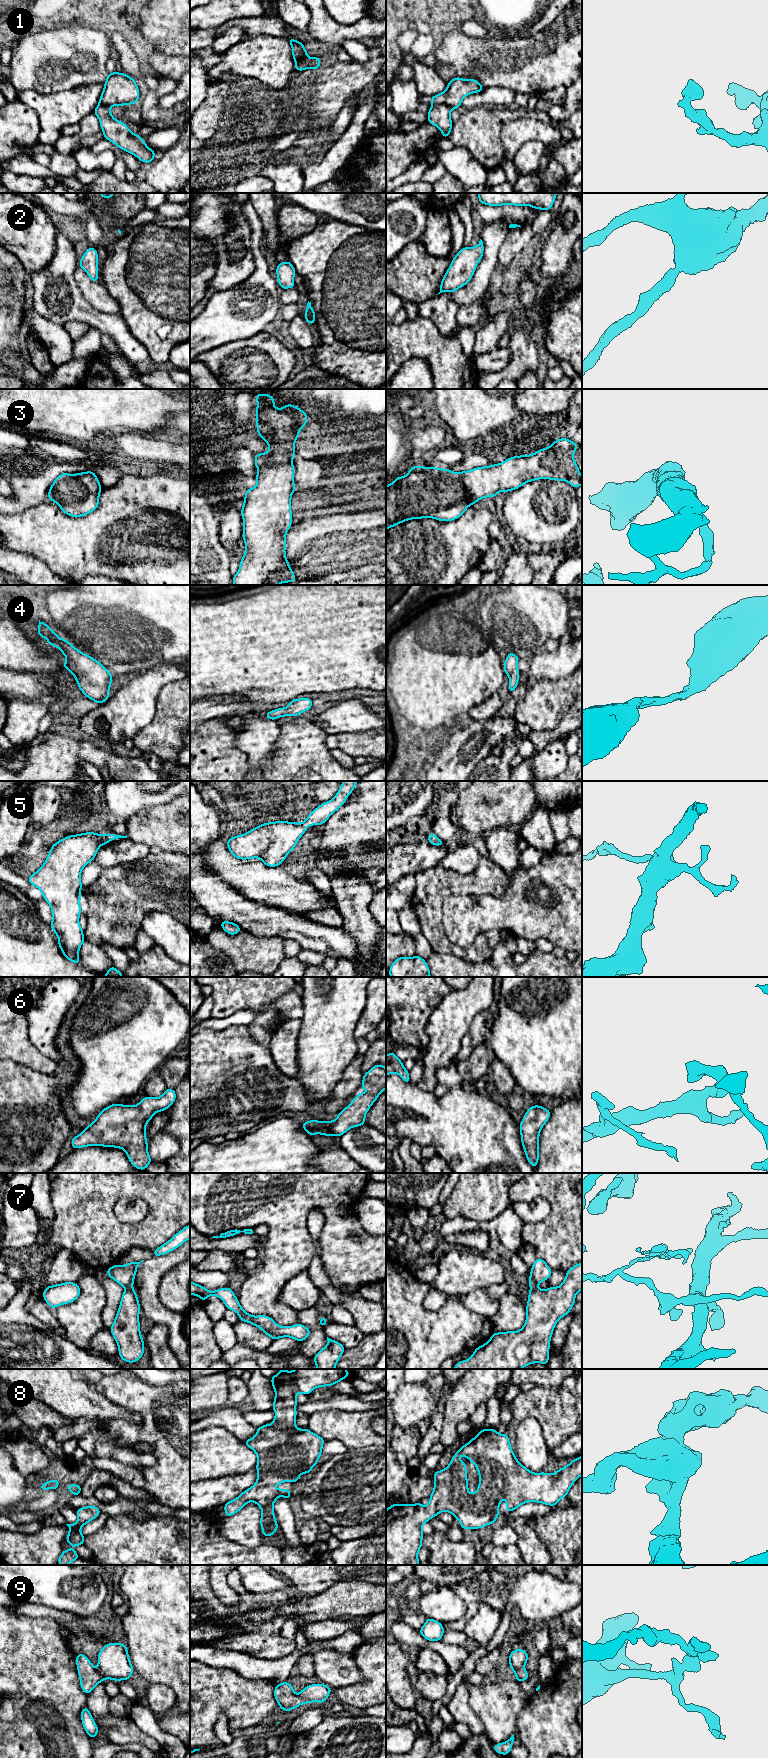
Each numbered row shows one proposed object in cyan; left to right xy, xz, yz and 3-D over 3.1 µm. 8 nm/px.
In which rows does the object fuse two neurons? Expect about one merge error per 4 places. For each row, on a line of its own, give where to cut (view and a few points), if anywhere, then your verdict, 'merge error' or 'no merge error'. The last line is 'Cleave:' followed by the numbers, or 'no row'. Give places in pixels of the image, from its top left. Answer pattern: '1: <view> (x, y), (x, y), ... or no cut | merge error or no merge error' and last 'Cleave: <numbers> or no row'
1: yz (433, 103), (444, 103), (452, 108) | merge error
2: no cut | no merge error
3: no cut | no merge error
4: no cut | no merge error
5: no cut | no merge error
6: no cut | no merge error
7: xy (130, 1285), (125, 1288) | merge error
8: no cut | no merge error
9: no cut | no merge error
Cleave: 1, 7

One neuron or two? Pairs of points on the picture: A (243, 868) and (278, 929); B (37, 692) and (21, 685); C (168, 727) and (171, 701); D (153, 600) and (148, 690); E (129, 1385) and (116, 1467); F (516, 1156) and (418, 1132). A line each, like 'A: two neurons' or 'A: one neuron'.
A: two neurons
B: one neuron
C: one neuron
D: two neurons
E: two neurons
F: one neuron

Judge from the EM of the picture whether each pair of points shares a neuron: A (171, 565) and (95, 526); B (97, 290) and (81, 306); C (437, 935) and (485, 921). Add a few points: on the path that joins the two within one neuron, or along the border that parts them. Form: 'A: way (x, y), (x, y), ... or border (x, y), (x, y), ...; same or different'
A: way (152, 565), (126, 540), (114, 540); same
B: border (75, 280), (83, 297), (96, 309), (106, 313); different
C: border (440, 910), (445, 935), (463, 948); different

